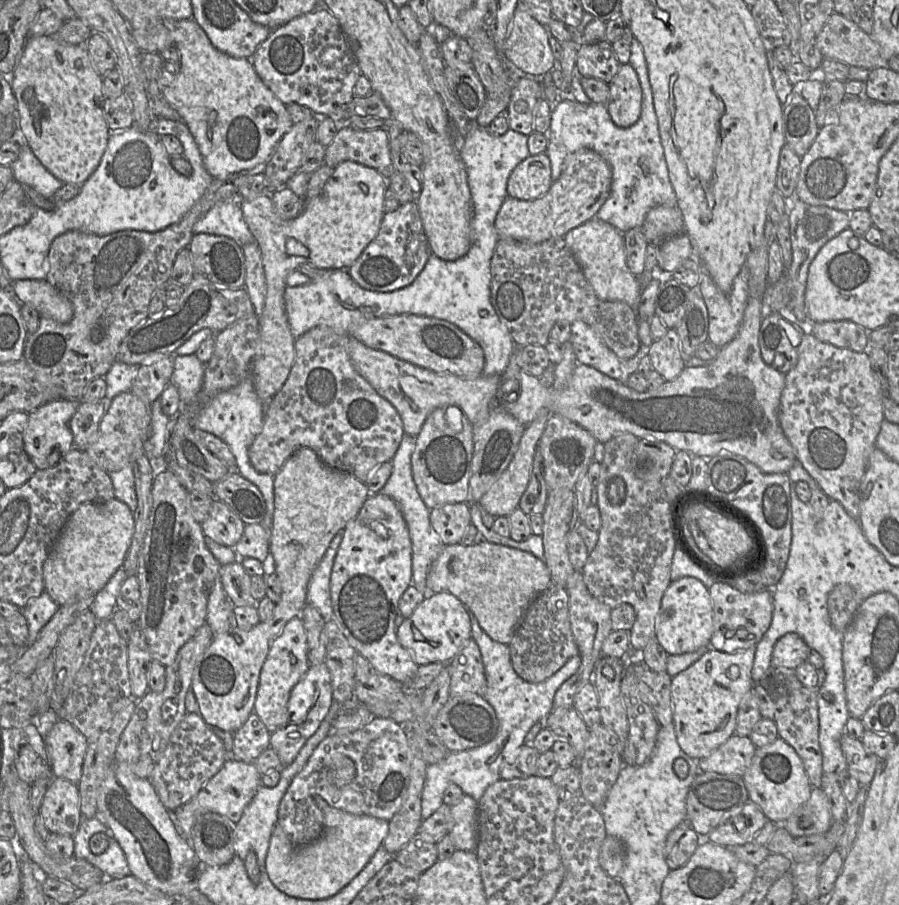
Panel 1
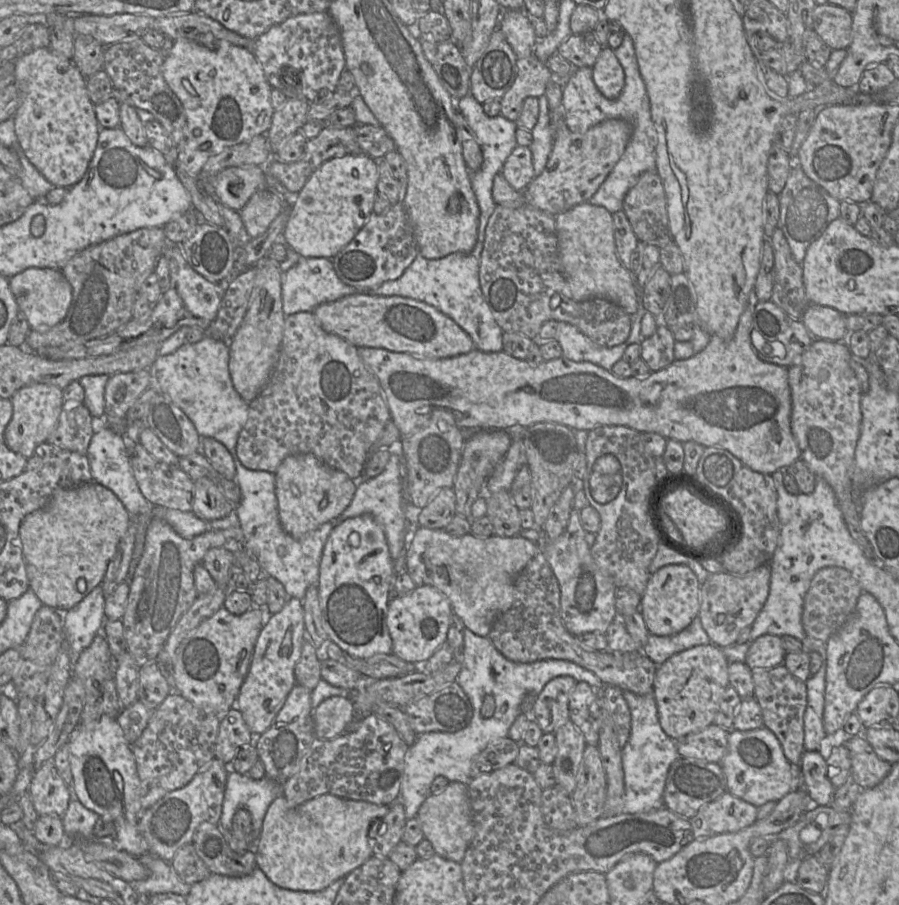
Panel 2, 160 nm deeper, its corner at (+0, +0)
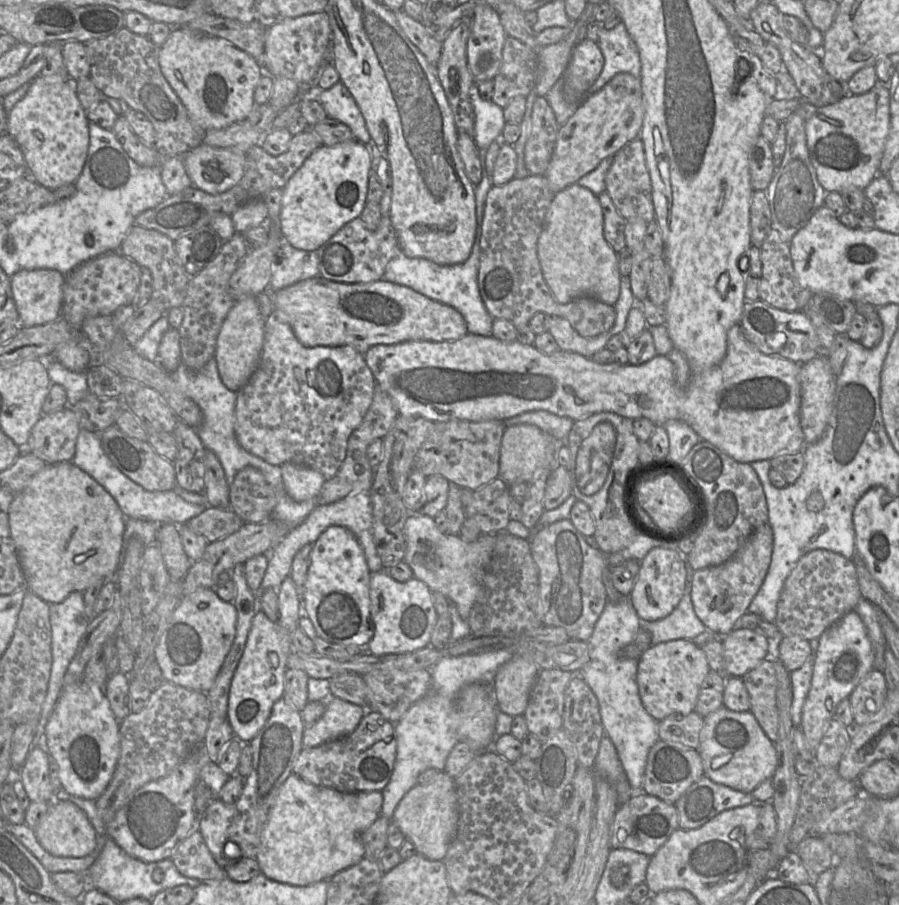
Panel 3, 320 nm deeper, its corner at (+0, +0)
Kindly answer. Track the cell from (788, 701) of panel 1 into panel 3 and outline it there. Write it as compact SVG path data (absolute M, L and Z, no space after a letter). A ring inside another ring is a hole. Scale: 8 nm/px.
M764 660L741 678L749 695L750 712L773 743L778 738L779 727L775 660Z

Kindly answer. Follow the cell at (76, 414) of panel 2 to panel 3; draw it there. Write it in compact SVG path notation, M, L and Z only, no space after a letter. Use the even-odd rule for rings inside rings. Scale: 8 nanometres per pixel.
M71 407L43 414L29 432L25 451L47 464L72 462L80 426Z

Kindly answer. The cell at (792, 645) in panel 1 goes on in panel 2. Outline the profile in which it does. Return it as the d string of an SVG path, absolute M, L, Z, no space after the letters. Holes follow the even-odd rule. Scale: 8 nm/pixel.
M765 634L753 641L746 653L744 664L752 671L770 669L783 664L785 655L782 638Z

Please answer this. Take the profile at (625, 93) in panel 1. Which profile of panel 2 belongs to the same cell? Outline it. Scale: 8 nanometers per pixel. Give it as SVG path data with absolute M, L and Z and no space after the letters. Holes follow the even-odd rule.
M608 45L603 46L592 67L594 83L600 93L609 100L617 99L625 84L624 70Z

